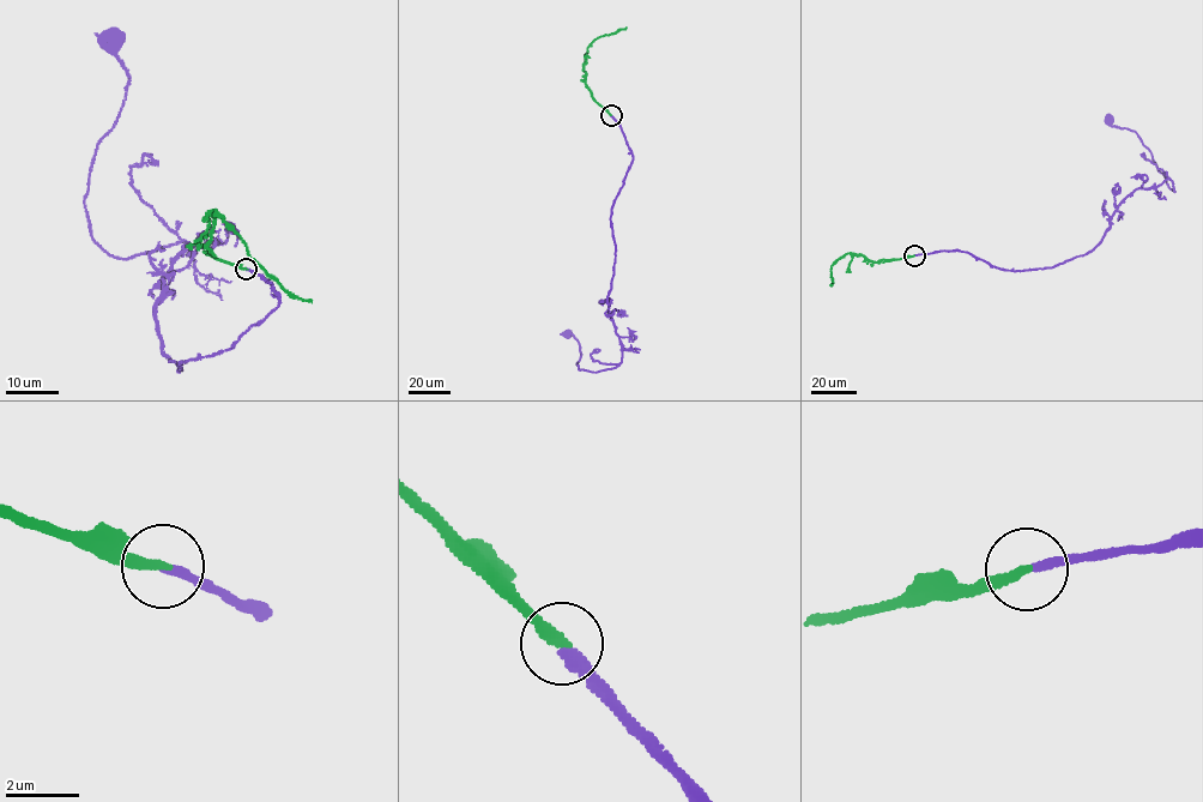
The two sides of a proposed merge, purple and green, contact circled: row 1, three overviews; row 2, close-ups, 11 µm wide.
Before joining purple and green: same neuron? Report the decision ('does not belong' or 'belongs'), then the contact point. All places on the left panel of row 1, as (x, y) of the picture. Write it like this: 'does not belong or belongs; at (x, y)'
belongs; at (246, 269)

